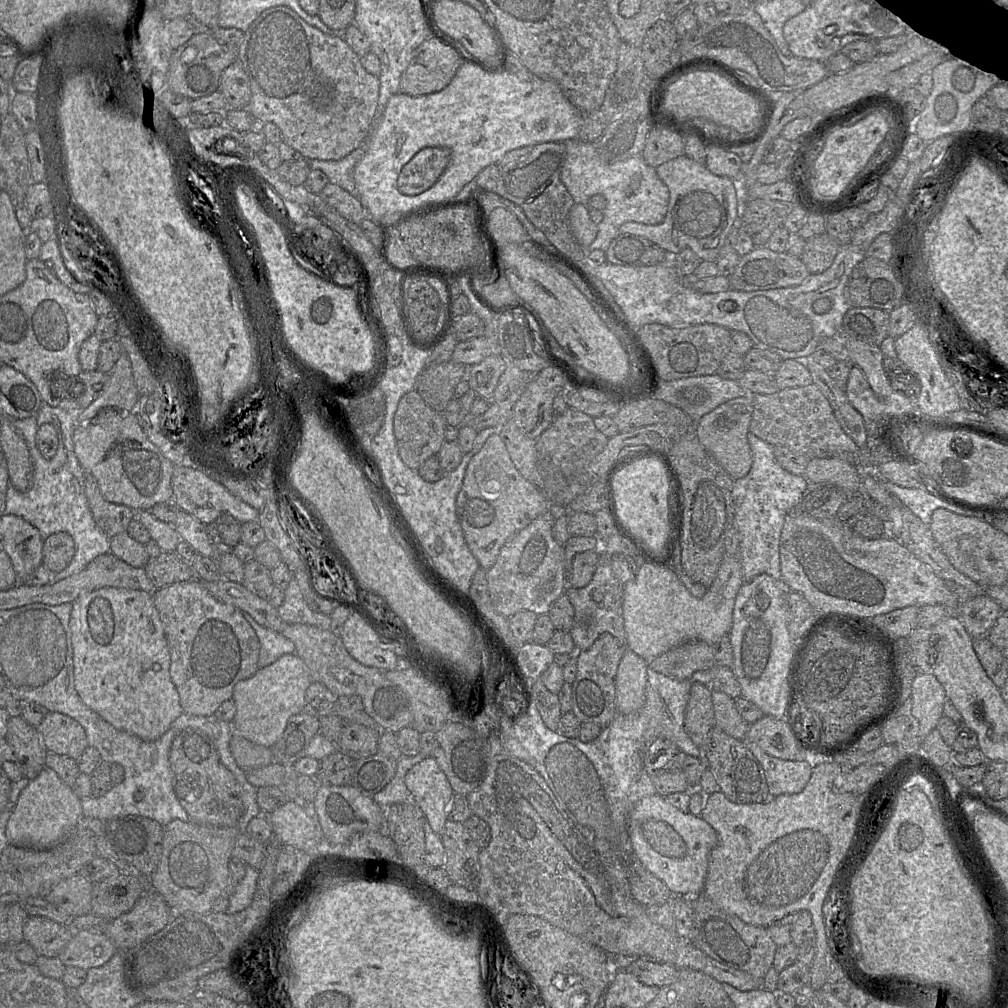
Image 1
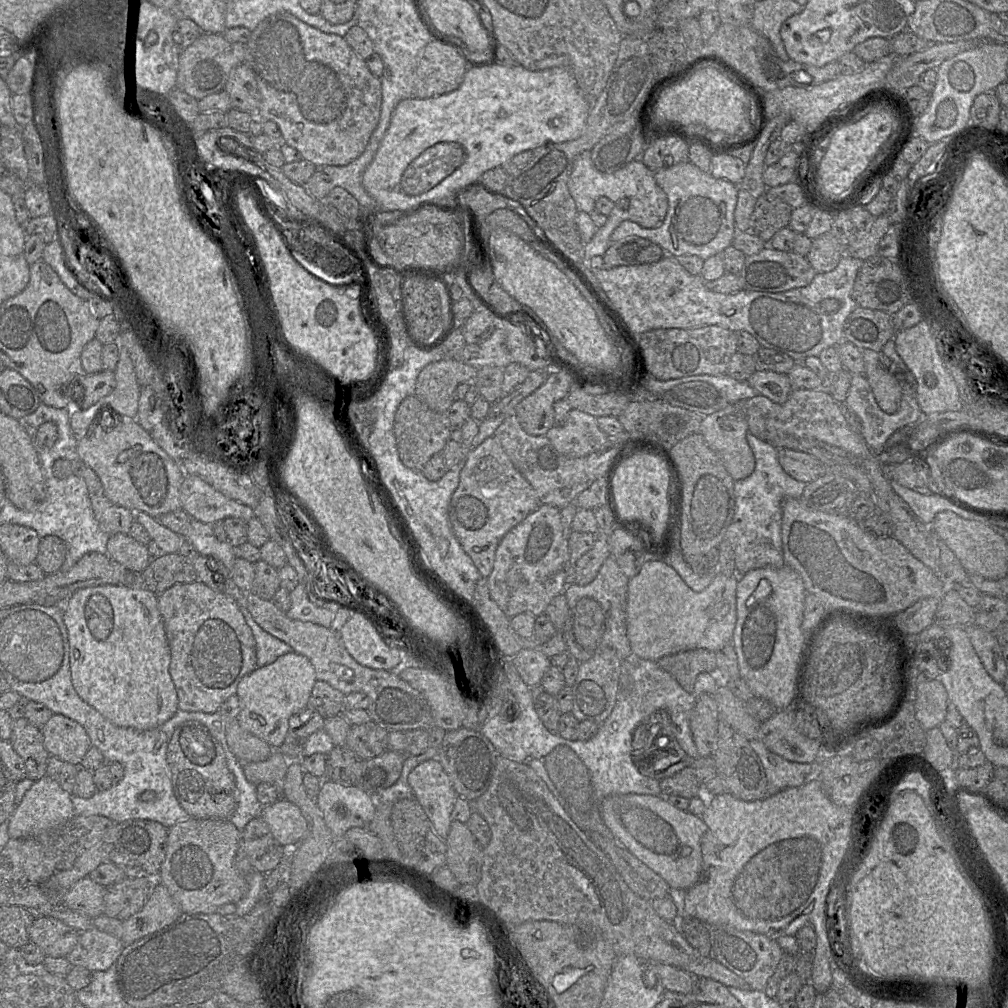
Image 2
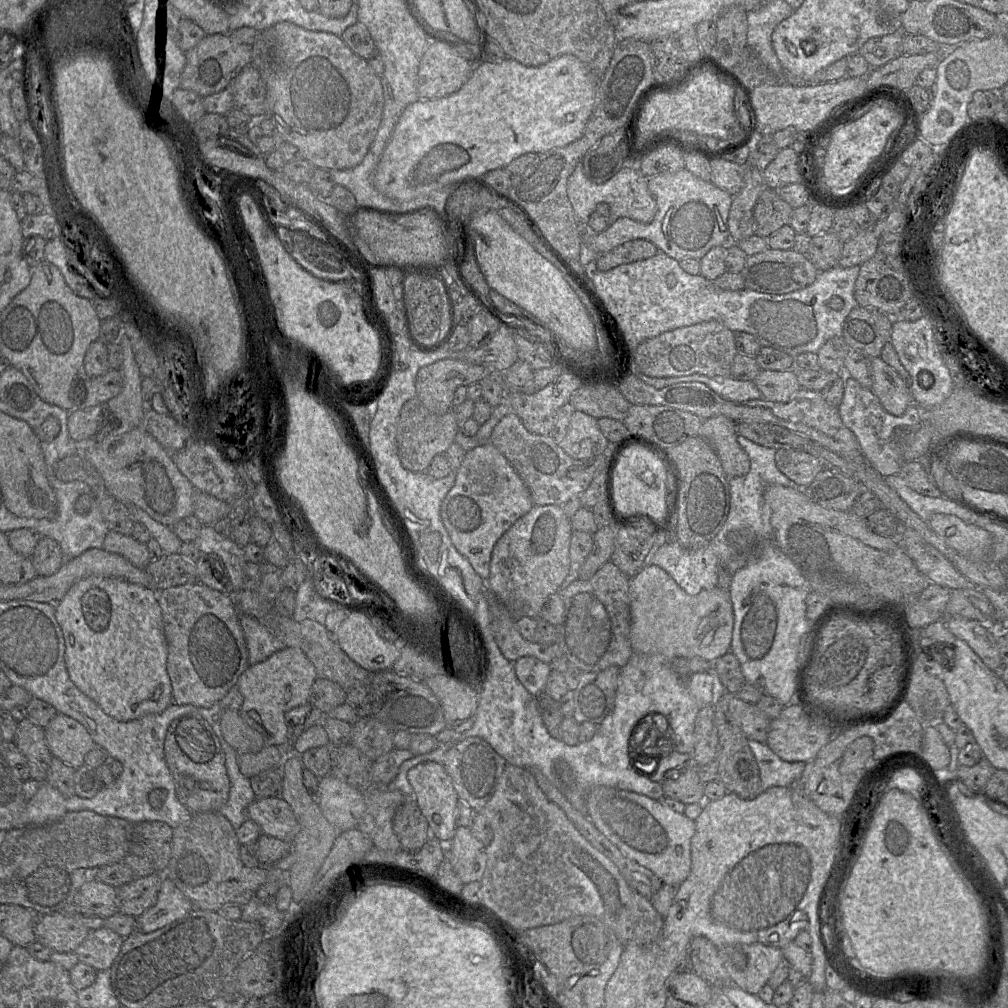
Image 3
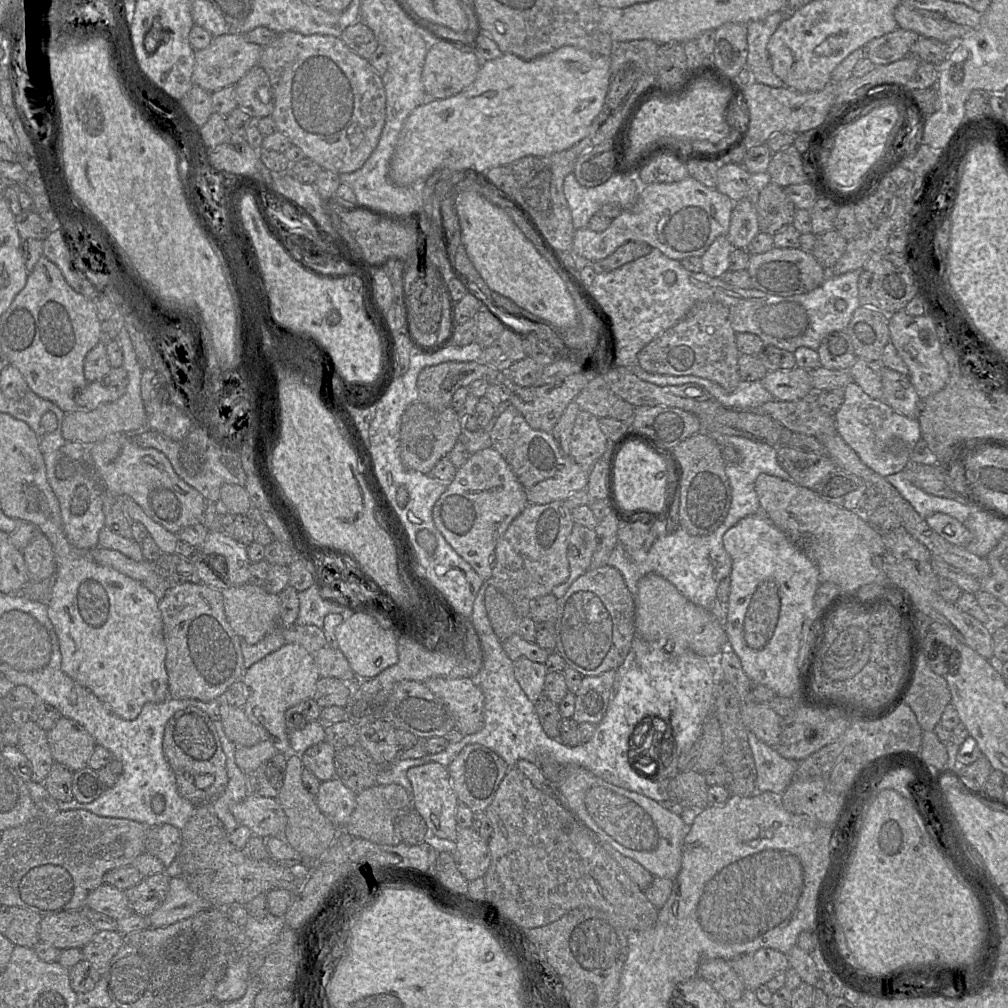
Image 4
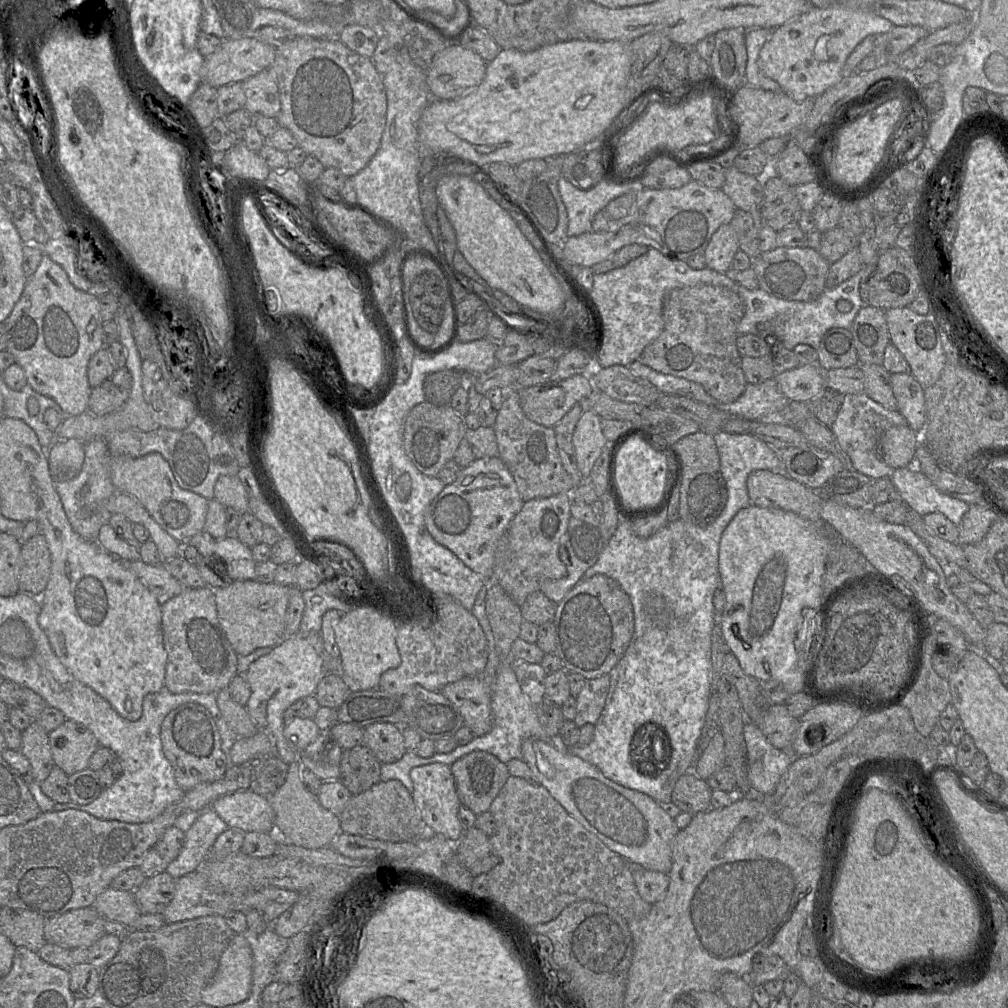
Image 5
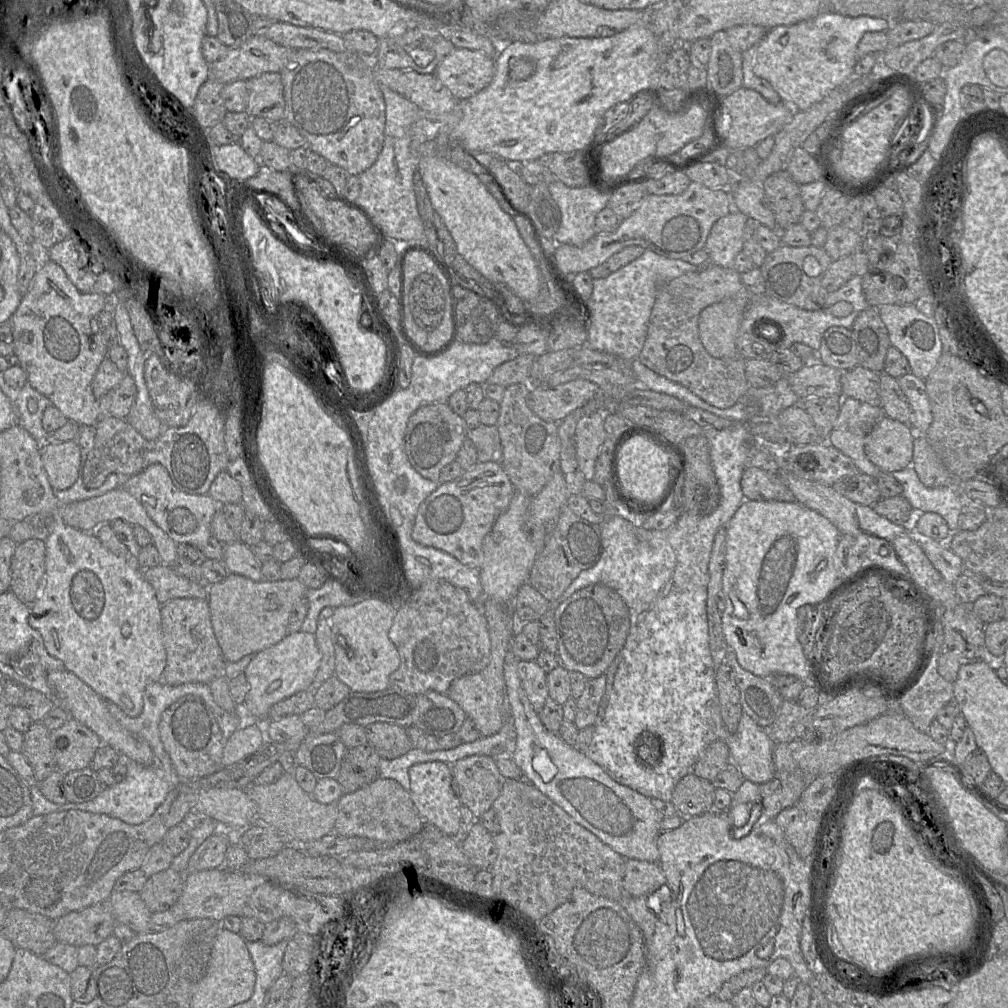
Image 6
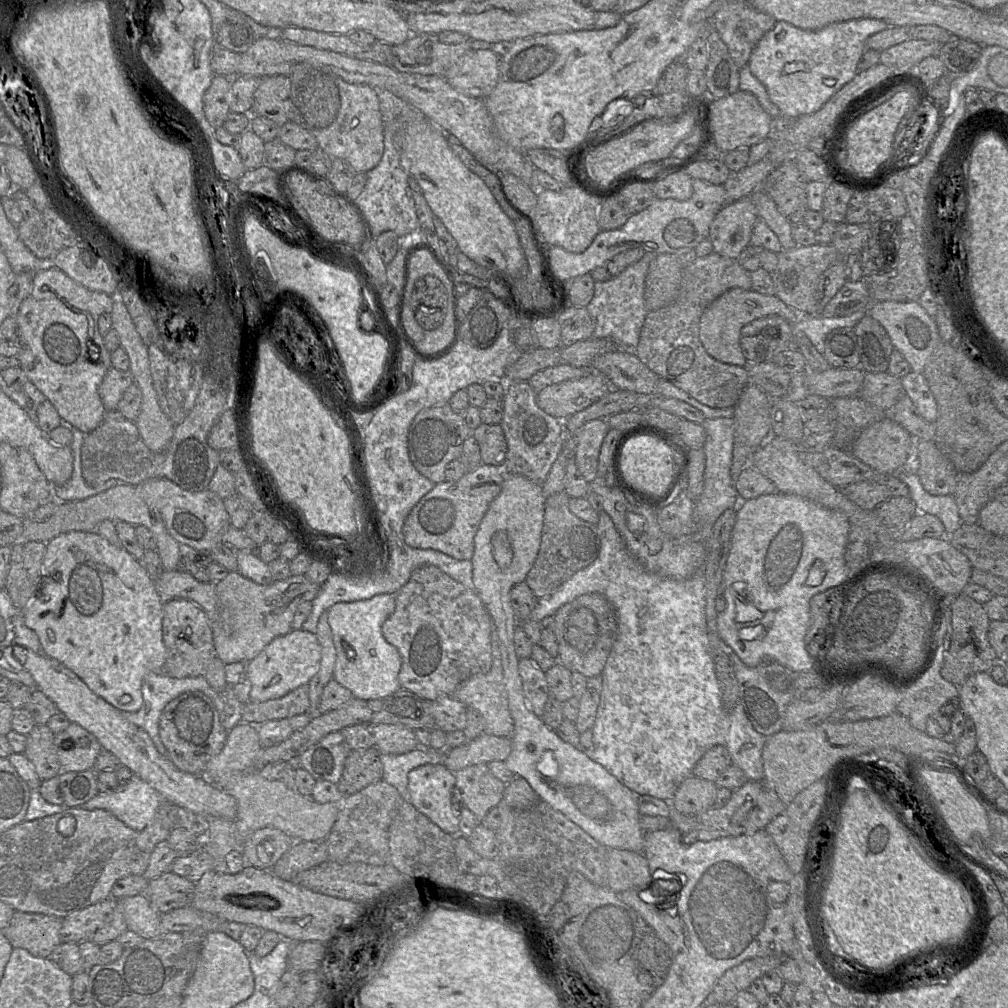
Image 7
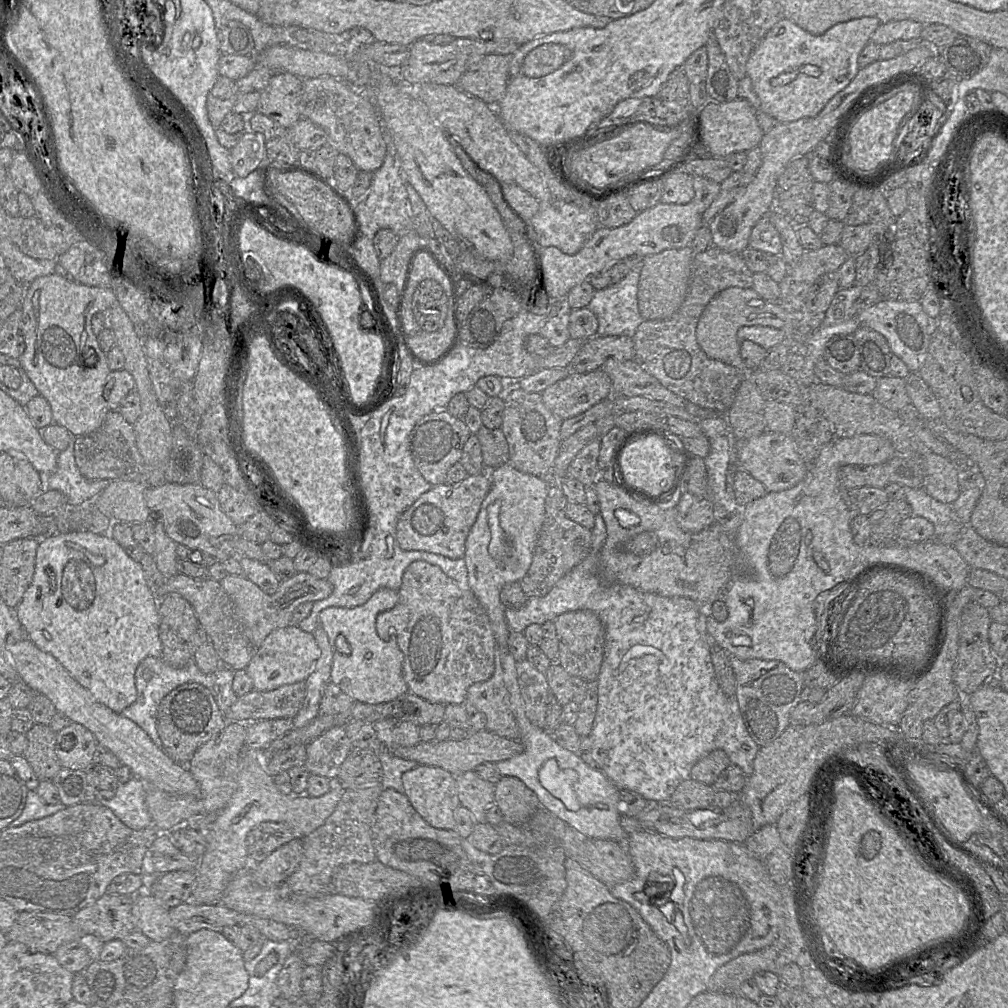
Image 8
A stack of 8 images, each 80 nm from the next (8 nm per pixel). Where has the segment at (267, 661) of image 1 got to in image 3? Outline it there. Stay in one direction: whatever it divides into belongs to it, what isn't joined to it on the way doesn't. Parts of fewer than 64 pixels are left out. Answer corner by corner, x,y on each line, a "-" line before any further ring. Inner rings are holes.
240,614
240,624
248,650
249,666
260,663
287,647
252,616

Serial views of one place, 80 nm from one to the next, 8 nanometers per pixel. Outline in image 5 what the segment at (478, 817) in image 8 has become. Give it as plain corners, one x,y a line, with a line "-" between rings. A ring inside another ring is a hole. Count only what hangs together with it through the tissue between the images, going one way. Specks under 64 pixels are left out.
480,750
459,758
450,768
461,805
475,815
489,811
510,775
505,763

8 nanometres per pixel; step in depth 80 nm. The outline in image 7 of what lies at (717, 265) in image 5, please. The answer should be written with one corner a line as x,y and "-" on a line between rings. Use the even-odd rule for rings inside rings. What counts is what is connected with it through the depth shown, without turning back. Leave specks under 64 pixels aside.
750,196
725,204
709,229
709,239
715,253
737,259
750,245
752,230
759,217

